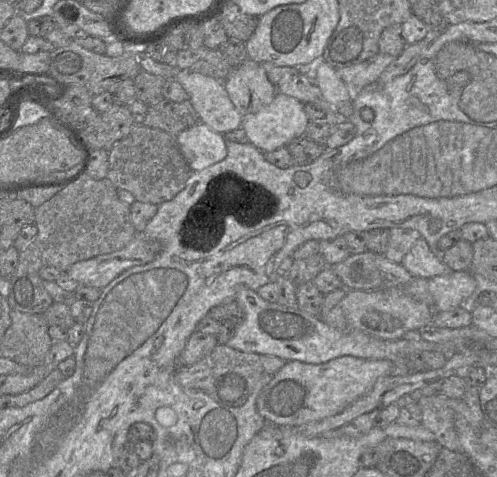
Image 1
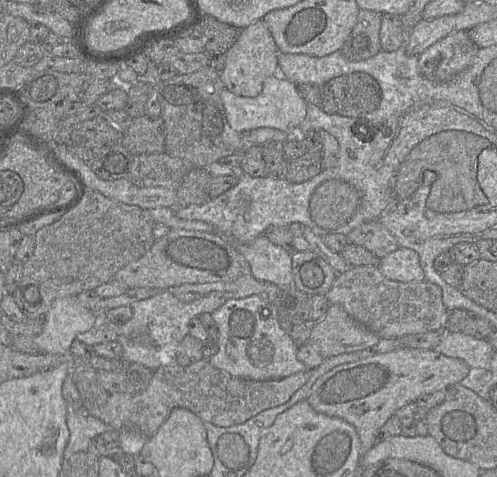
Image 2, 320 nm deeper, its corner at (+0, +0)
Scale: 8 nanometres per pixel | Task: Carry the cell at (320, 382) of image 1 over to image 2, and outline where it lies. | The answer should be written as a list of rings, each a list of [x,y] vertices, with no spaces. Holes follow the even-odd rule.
[[[398,348],[334,367],[314,383],[307,401],[315,411],[351,424],[361,441],[363,456],[374,446],[376,432],[398,409],[426,394],[460,384],[469,371],[463,360],[436,350]]]

